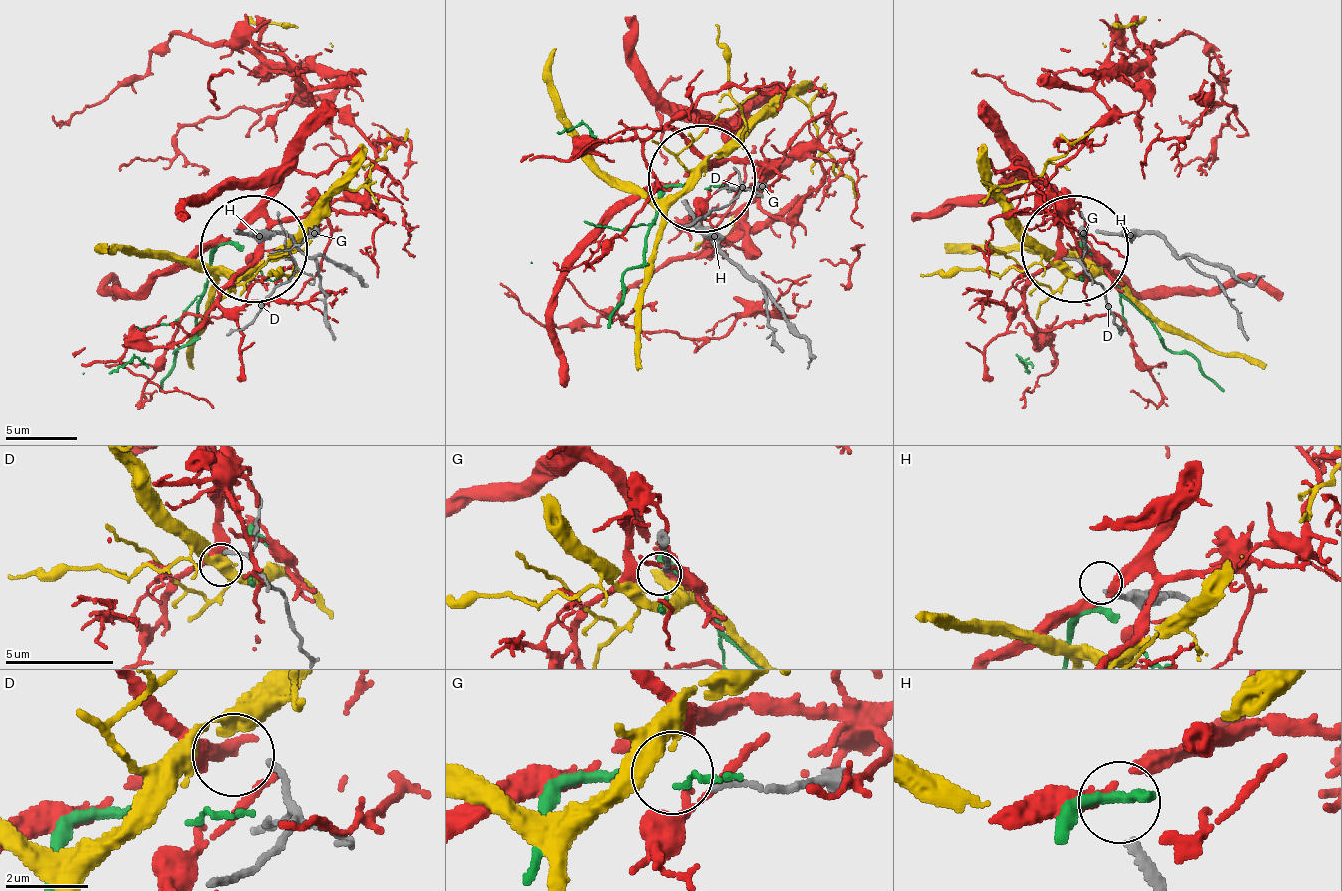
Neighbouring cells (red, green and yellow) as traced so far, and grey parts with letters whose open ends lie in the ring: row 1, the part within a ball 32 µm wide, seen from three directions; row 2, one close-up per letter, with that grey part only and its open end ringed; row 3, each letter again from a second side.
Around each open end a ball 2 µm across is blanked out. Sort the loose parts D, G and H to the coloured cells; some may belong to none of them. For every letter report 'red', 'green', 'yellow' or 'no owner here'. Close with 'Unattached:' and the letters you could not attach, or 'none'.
D: yellow
G: green
H: no owner here
Unattached: H

